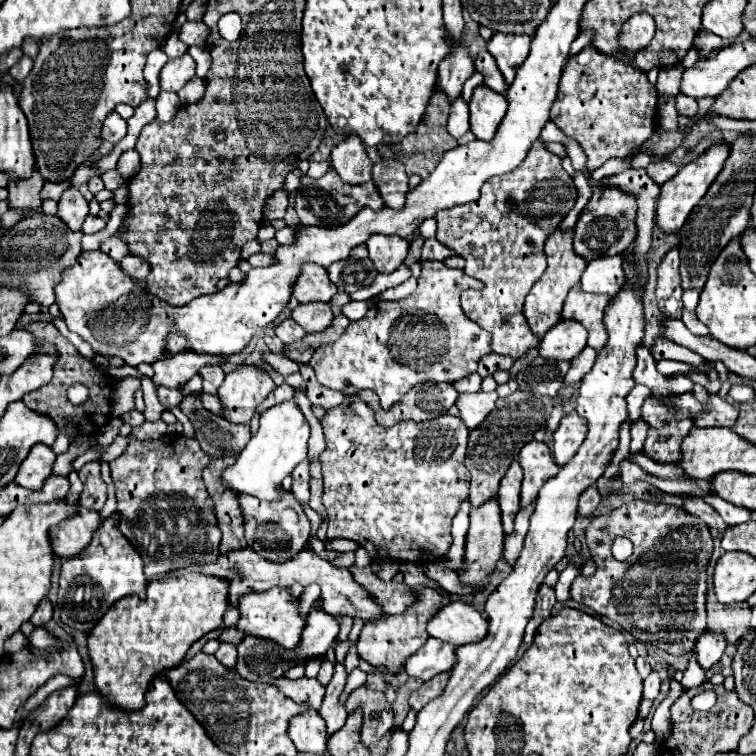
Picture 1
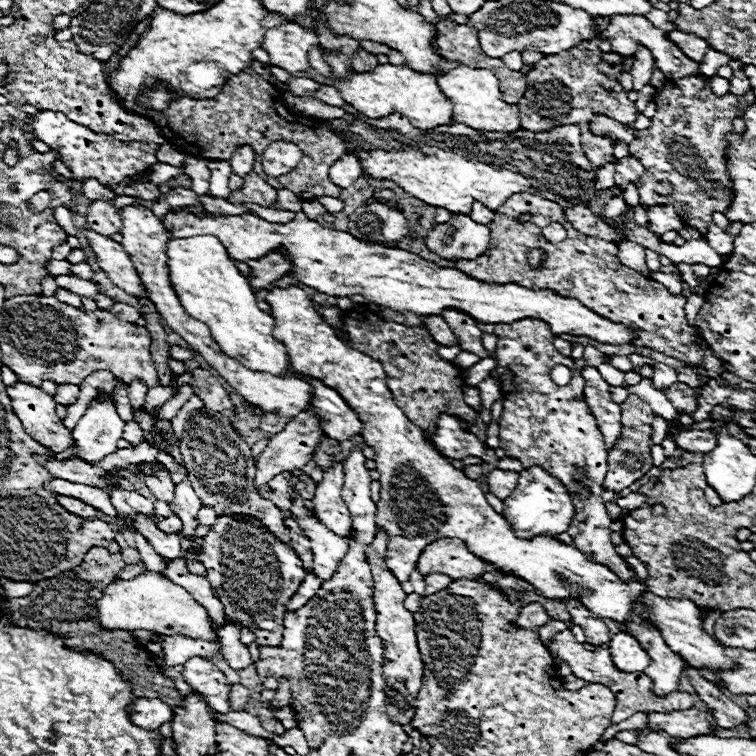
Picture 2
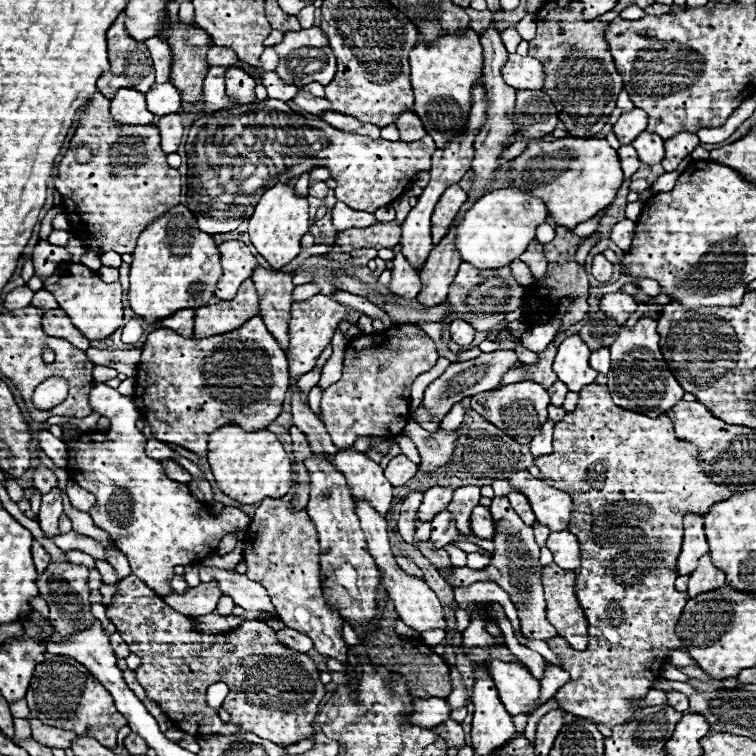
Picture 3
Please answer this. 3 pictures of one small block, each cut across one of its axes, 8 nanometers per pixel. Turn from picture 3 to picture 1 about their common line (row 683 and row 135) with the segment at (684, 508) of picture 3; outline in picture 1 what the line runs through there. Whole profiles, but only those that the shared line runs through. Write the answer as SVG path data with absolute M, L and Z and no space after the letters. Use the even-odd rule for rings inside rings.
M588 44L576 56L570 56L562 80L558 86L558 96L550 112L550 120L566 132L572 140L576 140L586 154L586 168L594 172L608 158L628 158L656 132L656 86L648 82L646 72L636 68L632 62L622 60L616 54L602 54L592 44Z

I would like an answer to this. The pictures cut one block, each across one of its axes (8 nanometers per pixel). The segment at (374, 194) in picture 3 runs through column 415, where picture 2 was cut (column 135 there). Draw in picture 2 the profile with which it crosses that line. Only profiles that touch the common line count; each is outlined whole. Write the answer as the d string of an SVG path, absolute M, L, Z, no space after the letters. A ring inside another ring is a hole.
M36 112L30 118L32 124L32 132L38 140L46 142L52 150L58 150L62 156L62 162L68 166L68 170L72 170L74 180L84 182L88 178L98 180L102 186L116 190L118 184L122 184L128 178L134 178L138 174L144 174L150 166L156 164L156 150L158 144L150 142L120 142L114 140L112 136L106 134L96 134L92 130L88 130L82 124L76 124L72 120L68 120L62 112Z

